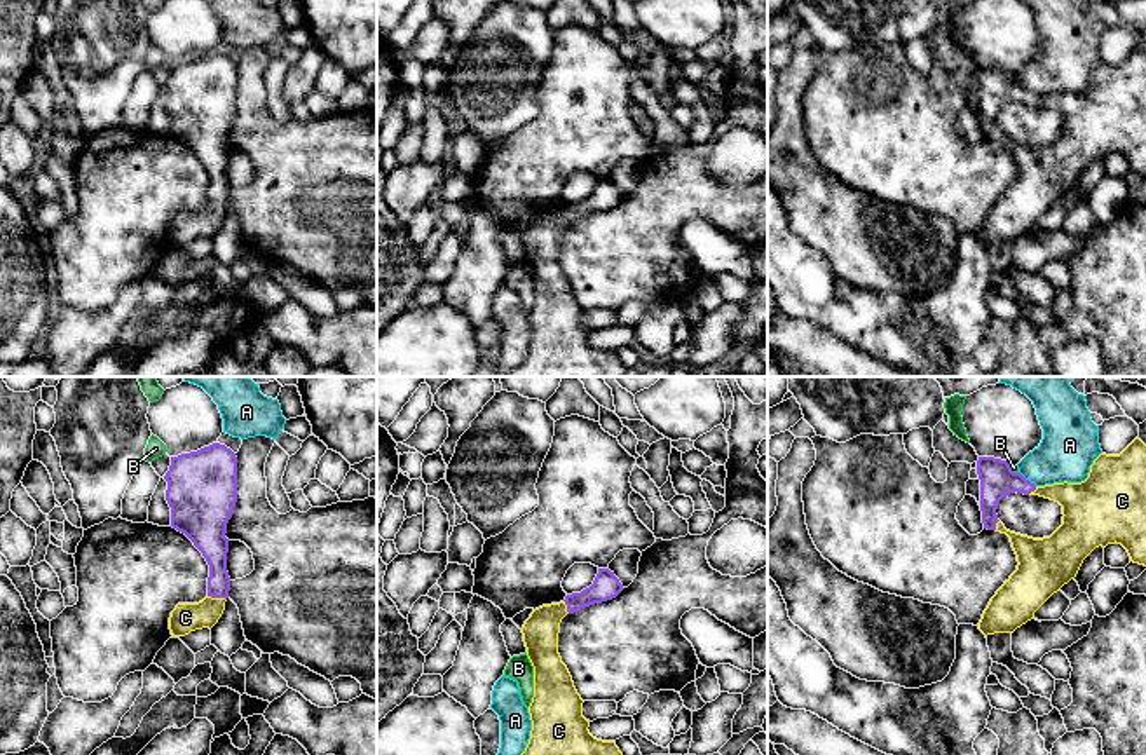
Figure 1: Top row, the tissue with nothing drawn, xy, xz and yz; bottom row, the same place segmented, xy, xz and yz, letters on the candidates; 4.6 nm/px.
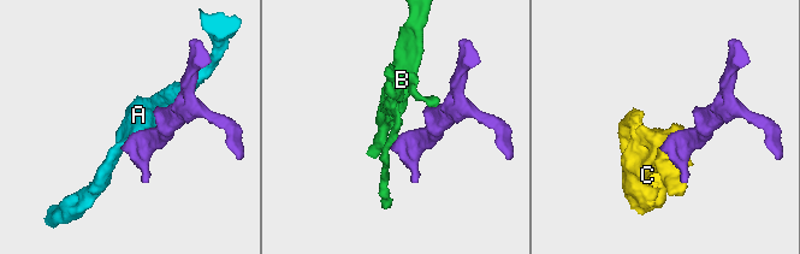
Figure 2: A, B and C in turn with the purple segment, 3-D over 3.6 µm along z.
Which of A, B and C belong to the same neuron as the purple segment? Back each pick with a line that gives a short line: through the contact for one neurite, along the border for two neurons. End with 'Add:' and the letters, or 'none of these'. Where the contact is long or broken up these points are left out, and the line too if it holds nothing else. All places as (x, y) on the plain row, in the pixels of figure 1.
Add: C

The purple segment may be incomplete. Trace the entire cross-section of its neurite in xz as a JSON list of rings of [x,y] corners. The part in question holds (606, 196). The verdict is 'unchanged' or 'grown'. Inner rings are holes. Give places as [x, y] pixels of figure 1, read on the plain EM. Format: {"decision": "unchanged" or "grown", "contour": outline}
{"decision": "grown", "contour": [[[598,178],[593,194],[563,211],[535,218],[522,242],[534,275],[532,340],[525,361],[506,377],[624,377],[614,350],[590,343],[583,309],[558,263],[560,232],[567,223],[616,207],[623,194],[609,178]]]}

